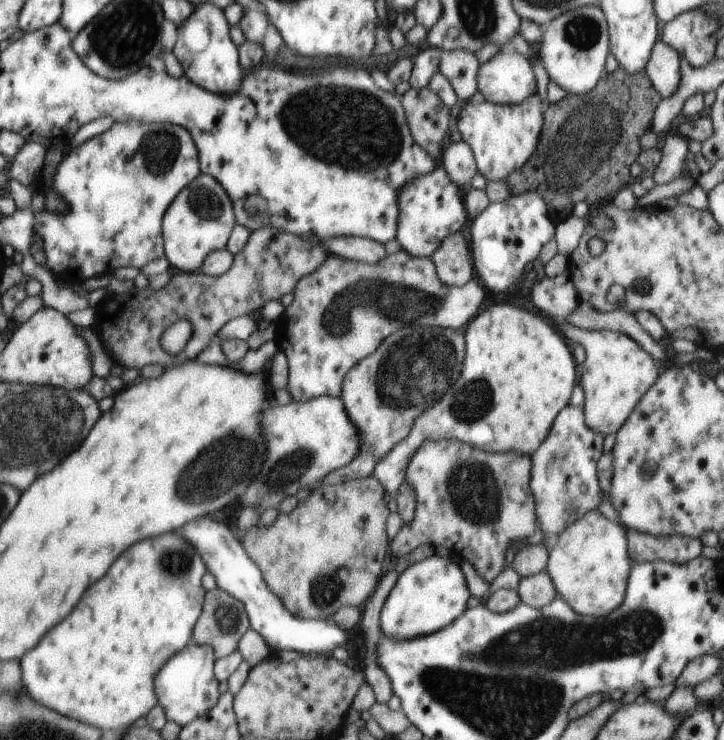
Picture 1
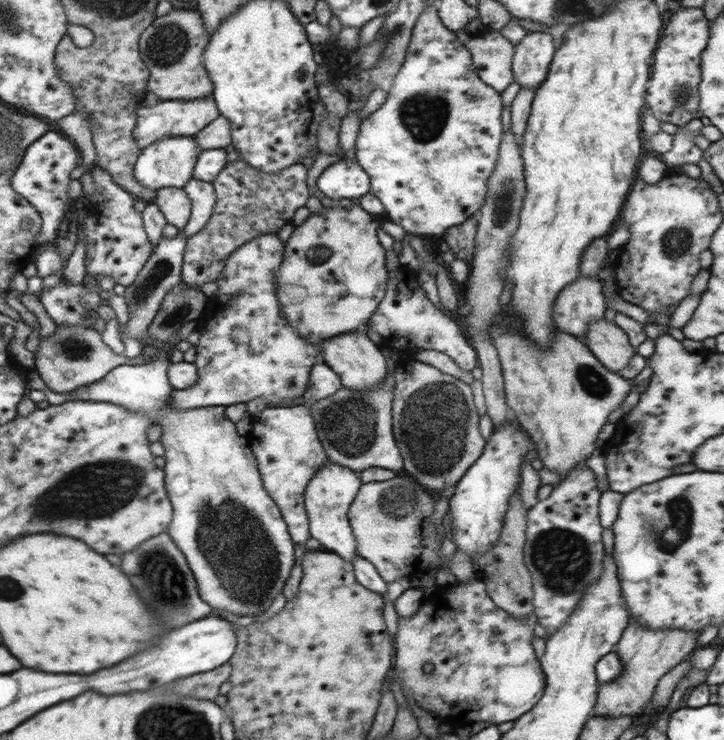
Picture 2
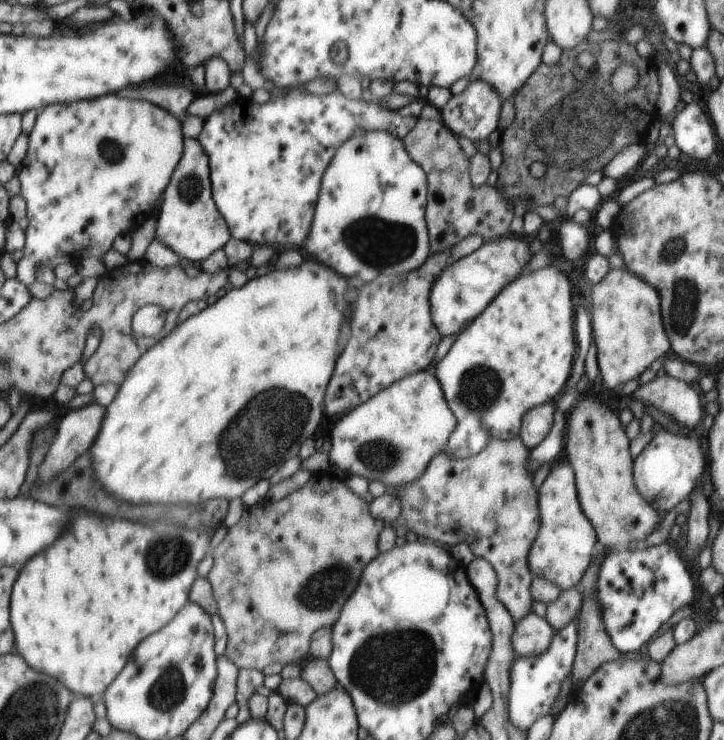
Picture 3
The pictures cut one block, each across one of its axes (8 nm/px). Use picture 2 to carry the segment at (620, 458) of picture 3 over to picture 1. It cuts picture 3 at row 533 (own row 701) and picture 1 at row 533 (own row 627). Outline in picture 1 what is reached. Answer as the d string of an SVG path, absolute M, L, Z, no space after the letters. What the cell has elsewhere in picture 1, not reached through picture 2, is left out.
M627 530L628 553L633 562L667 561L684 565L703 553L700 539L689 537L654 537L650 534Z

